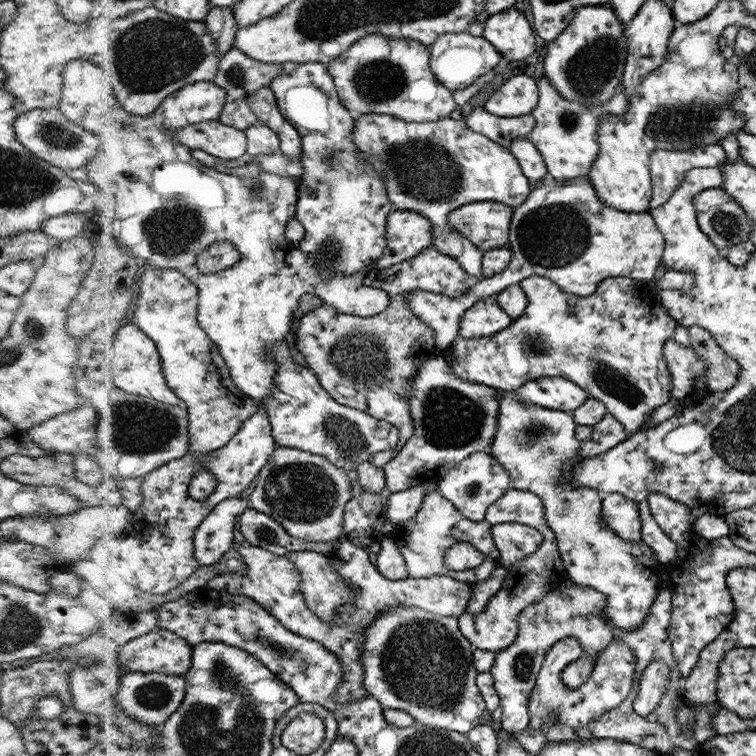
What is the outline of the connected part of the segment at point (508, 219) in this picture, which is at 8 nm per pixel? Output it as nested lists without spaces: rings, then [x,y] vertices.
[[[483,201],[468,204],[465,207],[458,208],[449,215],[449,223],[453,225],[456,232],[464,235],[472,241],[477,247],[486,251],[502,248],[509,242],[509,227],[512,226],[513,208],[506,204],[493,201]]]

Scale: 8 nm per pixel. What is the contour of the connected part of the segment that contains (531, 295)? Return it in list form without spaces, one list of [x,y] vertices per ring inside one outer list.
[[[536,275],[522,280],[518,285],[524,293],[527,294],[527,306],[522,316],[513,319],[513,322],[506,327],[505,330],[497,332],[496,335],[481,336],[480,338],[464,338],[459,334],[452,346],[448,348],[448,353],[454,358],[448,360],[449,366],[458,377],[461,377],[462,380],[473,381],[474,384],[489,385],[497,390],[515,391],[529,381],[541,379],[544,376],[560,376],[566,380],[573,381],[574,384],[581,385],[581,387],[589,393],[590,397],[602,401],[602,404],[605,404],[605,408],[608,410],[608,414],[624,425],[628,436],[641,430],[641,427],[648,422],[649,417],[652,416],[658,408],[669,402],[670,398],[672,398],[670,389],[672,389],[673,386],[673,376],[669,372],[668,364],[666,364],[664,348],[665,341],[673,338],[679,322],[670,315],[669,309],[661,303],[661,296],[659,295],[660,289],[658,286],[648,281],[633,280],[632,277],[611,277],[600,282],[592,294],[583,297],[562,291],[556,283],[552,283],[550,280]]]

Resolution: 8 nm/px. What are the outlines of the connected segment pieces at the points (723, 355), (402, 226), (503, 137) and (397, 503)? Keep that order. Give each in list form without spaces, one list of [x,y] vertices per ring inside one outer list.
[[[700,326],[688,328],[691,347],[706,362],[706,382],[711,391],[729,391],[739,380],[741,366],[721,348],[709,329]]]
[[[394,210],[386,227],[388,246],[372,268],[386,269],[421,254],[433,244],[433,224],[428,217],[413,211]]]
[[[477,107],[466,117],[467,124],[473,132],[485,133],[490,140],[506,148],[512,147],[517,138],[527,138],[536,126],[536,118],[530,115],[517,117],[496,116],[484,107]]]
[[[428,482],[405,491],[391,493],[388,502],[385,502],[386,521],[392,521],[401,527],[414,517],[422,508],[422,500],[424,500],[424,494],[428,492],[428,486],[432,486],[432,490],[438,489],[438,483]]]

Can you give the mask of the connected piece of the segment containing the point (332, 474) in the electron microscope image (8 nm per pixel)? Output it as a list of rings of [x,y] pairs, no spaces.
[[[279,446],[256,480],[250,506],[277,517],[296,538],[330,542],[345,538],[350,476],[326,455]]]

